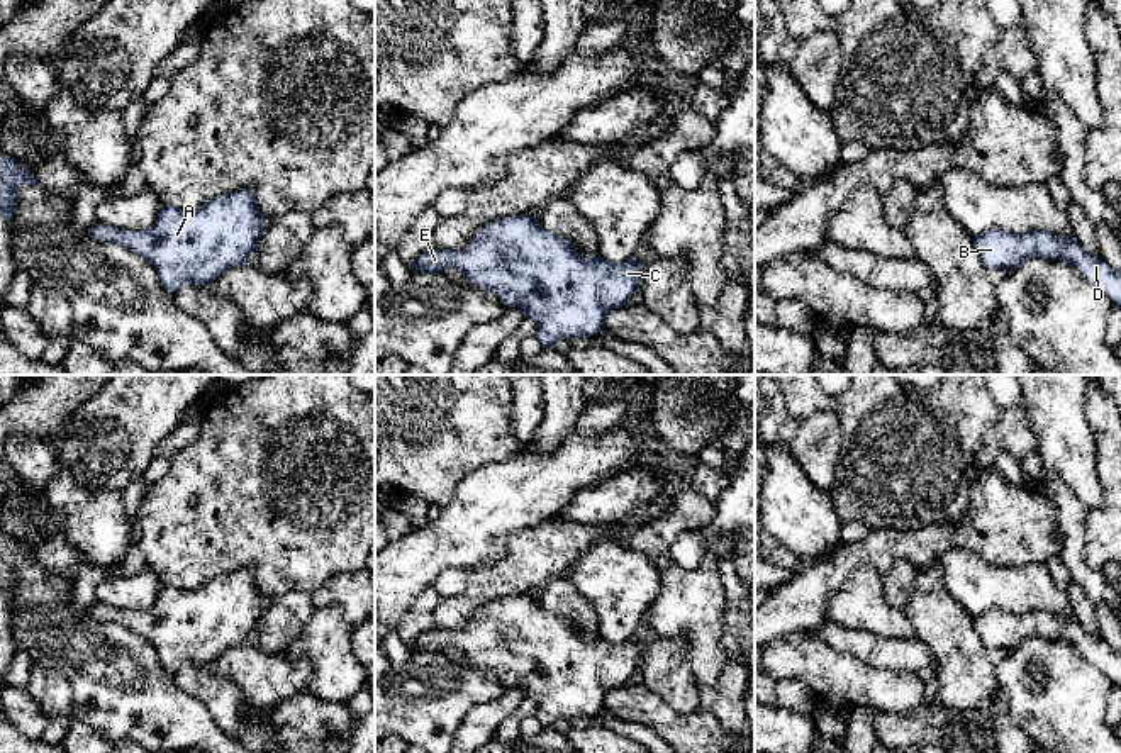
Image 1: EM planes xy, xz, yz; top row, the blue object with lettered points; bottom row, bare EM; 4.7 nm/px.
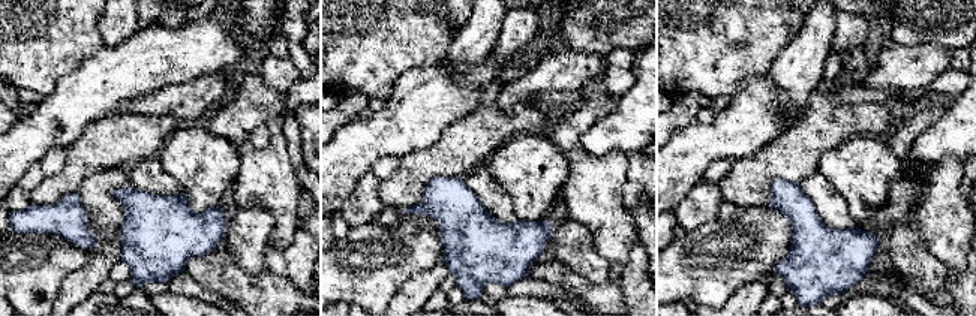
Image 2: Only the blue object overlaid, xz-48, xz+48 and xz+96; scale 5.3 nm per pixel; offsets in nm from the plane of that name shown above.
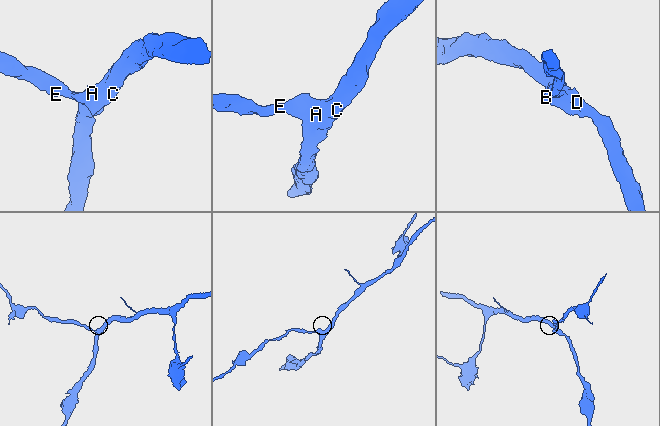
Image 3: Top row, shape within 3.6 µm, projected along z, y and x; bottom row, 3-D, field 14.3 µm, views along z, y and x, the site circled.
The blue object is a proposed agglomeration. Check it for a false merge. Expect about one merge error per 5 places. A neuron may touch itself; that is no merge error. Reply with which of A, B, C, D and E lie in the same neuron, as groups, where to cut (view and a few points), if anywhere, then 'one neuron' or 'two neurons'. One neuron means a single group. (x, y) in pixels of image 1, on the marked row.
A B C D E; no cut; one neuron

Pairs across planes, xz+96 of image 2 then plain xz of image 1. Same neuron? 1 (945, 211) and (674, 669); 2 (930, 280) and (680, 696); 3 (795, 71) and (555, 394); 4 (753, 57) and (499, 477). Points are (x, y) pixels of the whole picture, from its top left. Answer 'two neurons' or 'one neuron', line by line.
1: two neurons
2: one neuron
3: one neuron
4: two neurons

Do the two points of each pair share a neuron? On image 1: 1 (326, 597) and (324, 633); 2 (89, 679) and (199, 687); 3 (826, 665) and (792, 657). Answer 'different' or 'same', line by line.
1: different
2: different
3: same

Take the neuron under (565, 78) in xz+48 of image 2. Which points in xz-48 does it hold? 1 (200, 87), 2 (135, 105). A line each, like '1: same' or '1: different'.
1: same
2: same

